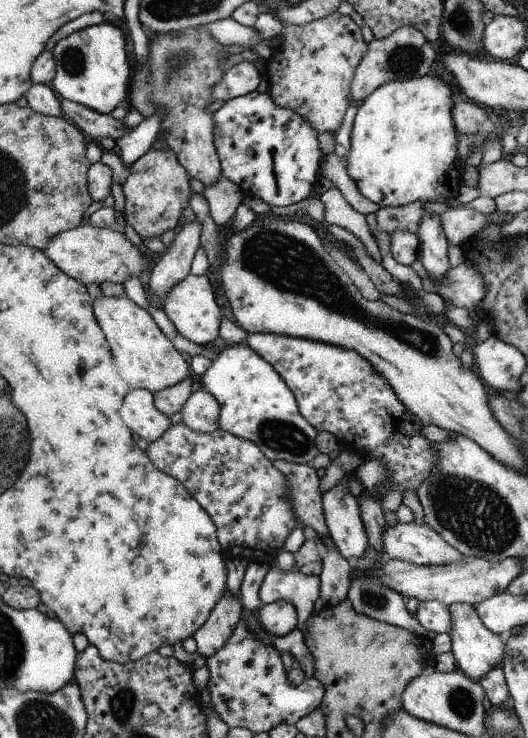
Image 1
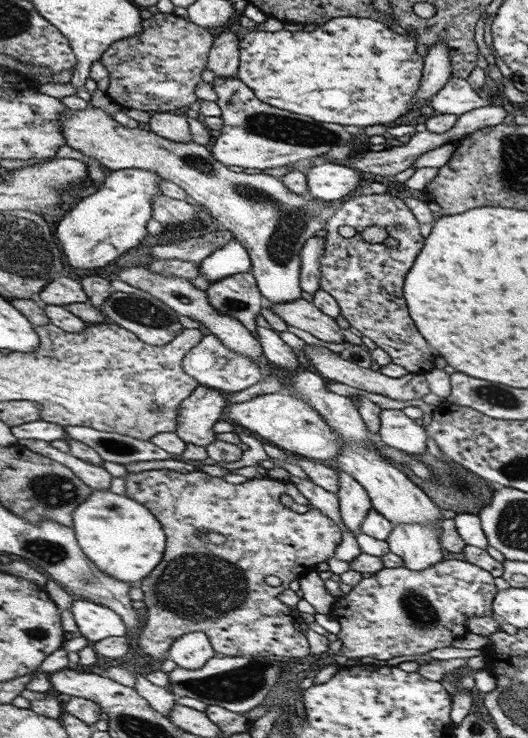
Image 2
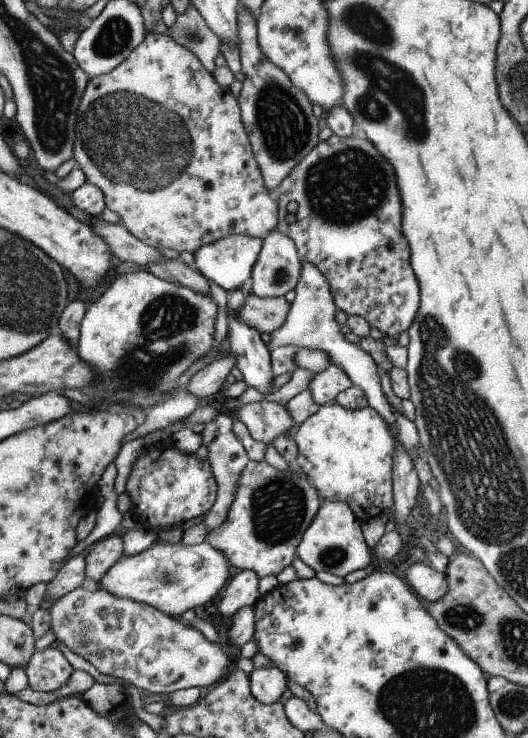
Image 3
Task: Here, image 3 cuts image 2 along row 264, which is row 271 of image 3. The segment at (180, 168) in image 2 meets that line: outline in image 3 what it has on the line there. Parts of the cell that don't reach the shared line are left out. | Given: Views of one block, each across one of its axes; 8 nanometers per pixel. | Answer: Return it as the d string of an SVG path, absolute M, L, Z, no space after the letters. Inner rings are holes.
M277 229L272 230L263 239L260 255L254 264L250 283L248 284L250 292L258 297L284 297L286 293L296 289L301 276L302 264L296 244Z

